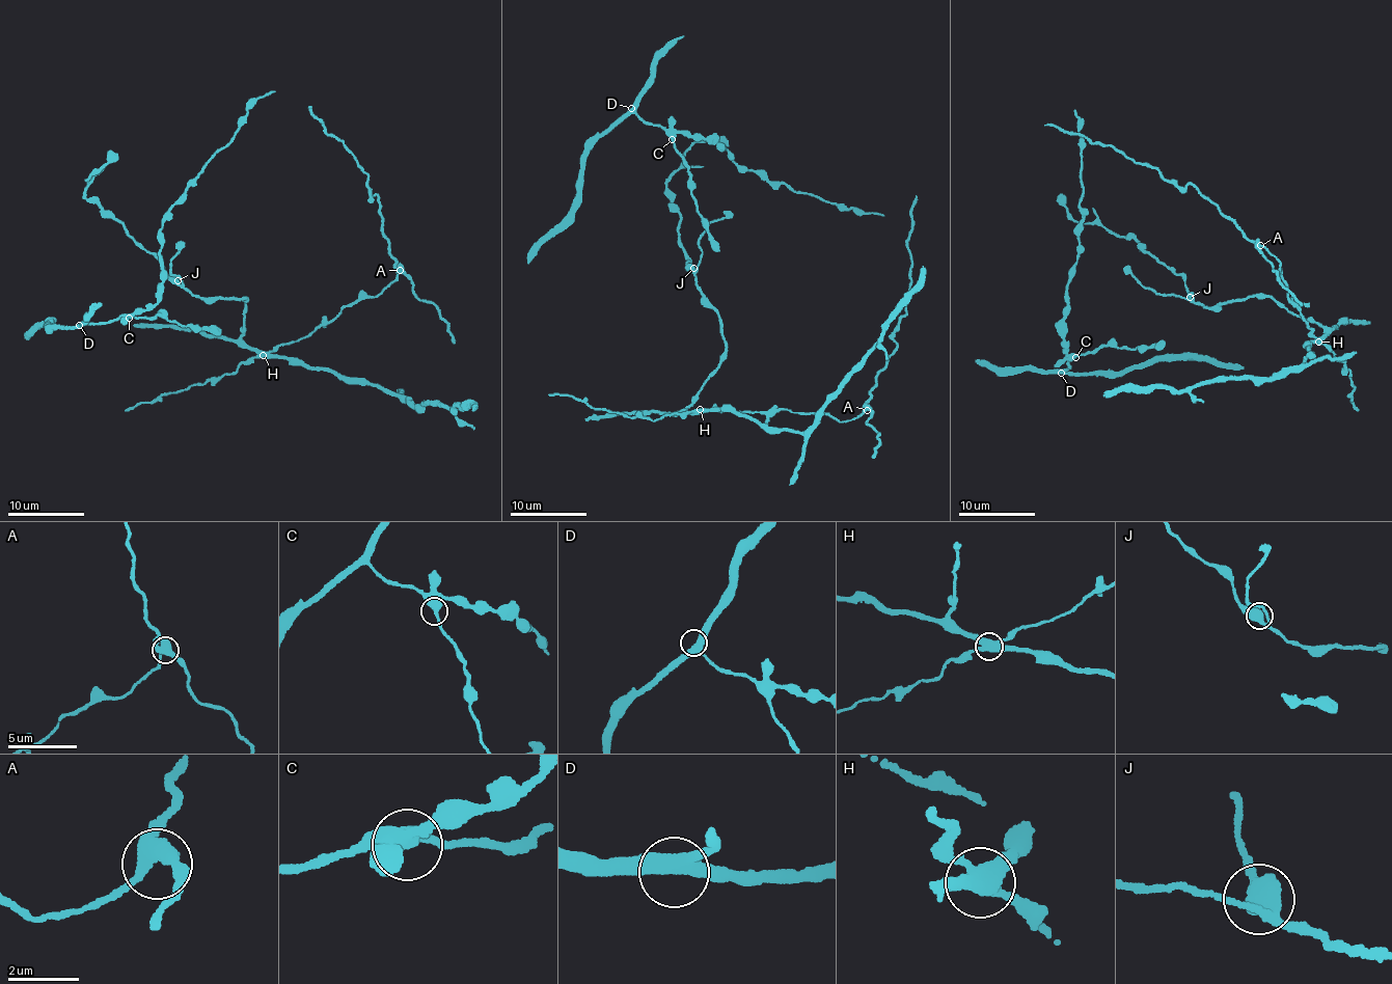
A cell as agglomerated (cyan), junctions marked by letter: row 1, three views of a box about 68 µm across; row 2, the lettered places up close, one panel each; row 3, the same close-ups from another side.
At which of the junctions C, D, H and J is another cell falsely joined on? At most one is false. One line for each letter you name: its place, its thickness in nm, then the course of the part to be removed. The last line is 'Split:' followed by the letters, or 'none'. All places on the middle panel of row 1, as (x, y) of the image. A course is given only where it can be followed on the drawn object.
H: Place: (700, 409). Thickness 460 nm. Course of the part to remove: (700, 410), (827, 412), (850, 420), (863, 412), (897, 347), (894, 329), (906, 312), (909, 212), (917, 196)
Split: H

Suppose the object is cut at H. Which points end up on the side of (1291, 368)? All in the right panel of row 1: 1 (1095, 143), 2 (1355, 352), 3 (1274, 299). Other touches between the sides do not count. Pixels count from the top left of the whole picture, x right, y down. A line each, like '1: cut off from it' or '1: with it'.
1: cut off from it
2: with it
3: with it

